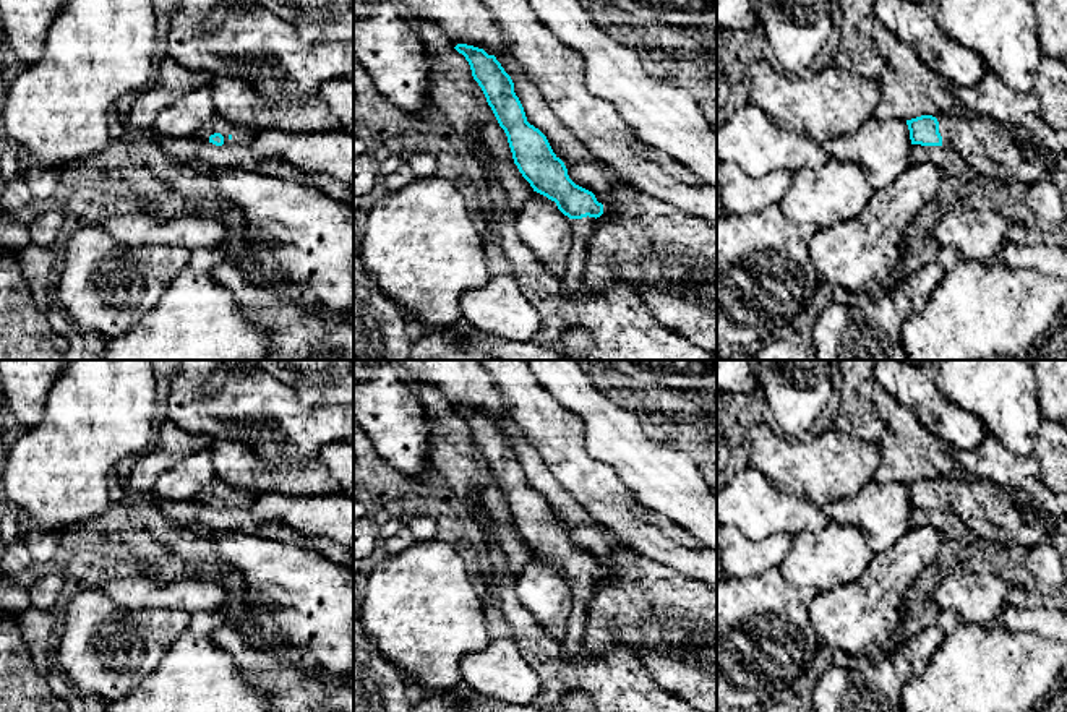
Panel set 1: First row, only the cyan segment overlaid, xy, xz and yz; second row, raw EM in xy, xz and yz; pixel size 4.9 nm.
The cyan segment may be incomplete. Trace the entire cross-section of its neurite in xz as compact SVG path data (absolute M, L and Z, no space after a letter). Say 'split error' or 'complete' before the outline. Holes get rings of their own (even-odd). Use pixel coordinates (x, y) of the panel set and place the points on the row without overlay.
split error; M457 407L465 420L472 440L482 451L499 490L508 500L514 527L534 555L555 564L569 581L572 608L568 618L564 650L576 655L584 649L589 603L603 577L603 568L595 558L576 548L564 525L553 516L546 500L527 485L524 470L514 456L514 446L495 418L483 412Z

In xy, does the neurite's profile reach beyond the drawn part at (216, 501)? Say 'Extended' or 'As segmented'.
Extended

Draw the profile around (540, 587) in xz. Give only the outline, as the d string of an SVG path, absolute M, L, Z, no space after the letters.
M534 555L516 579L517 598L535 616L546 636L564 642L572 608L572 590L555 564Z

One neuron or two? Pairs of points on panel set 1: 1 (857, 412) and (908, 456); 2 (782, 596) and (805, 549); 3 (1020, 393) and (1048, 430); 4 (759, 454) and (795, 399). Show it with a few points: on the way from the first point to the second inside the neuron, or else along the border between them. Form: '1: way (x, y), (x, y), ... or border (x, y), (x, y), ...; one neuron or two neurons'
1: way (869, 424), (895, 450); one neuron
2: border (777, 568), (798, 589); two neurons
3: border (1045, 419), (1033, 448), (1020, 454); two neurons
4: border (811, 433), (785, 437); two neurons

